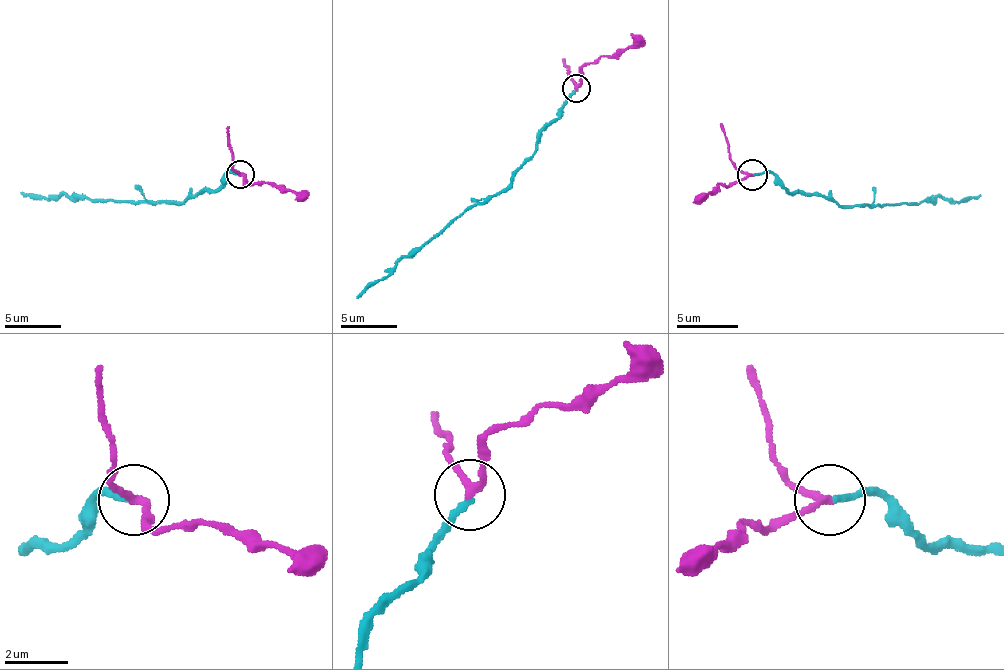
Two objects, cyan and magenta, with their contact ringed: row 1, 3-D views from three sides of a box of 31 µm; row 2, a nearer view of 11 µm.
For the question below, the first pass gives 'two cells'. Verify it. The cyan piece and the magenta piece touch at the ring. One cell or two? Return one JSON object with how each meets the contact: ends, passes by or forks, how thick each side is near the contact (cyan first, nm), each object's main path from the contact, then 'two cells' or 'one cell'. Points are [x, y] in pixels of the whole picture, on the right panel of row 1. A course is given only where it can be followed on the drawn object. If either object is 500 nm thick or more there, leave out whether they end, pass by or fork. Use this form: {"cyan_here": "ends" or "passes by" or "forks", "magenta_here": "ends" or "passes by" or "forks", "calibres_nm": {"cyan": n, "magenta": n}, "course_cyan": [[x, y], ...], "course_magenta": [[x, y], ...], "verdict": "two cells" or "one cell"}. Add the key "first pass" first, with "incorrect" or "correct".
{"first pass": "incorrect", "cyan_here": "ends", "magenta_here": "passes by", "calibres_nm": {"cyan": 220, "magenta": 220}, "course_cyan": [[753, 175], [771, 172], [789, 191], [823, 194], [841, 206], [926, 203], [939, 197], [975, 200], [981, 194]], "course_magenta": [[753, 175], [710, 191], [692, 203]], "verdict": "one cell"}

